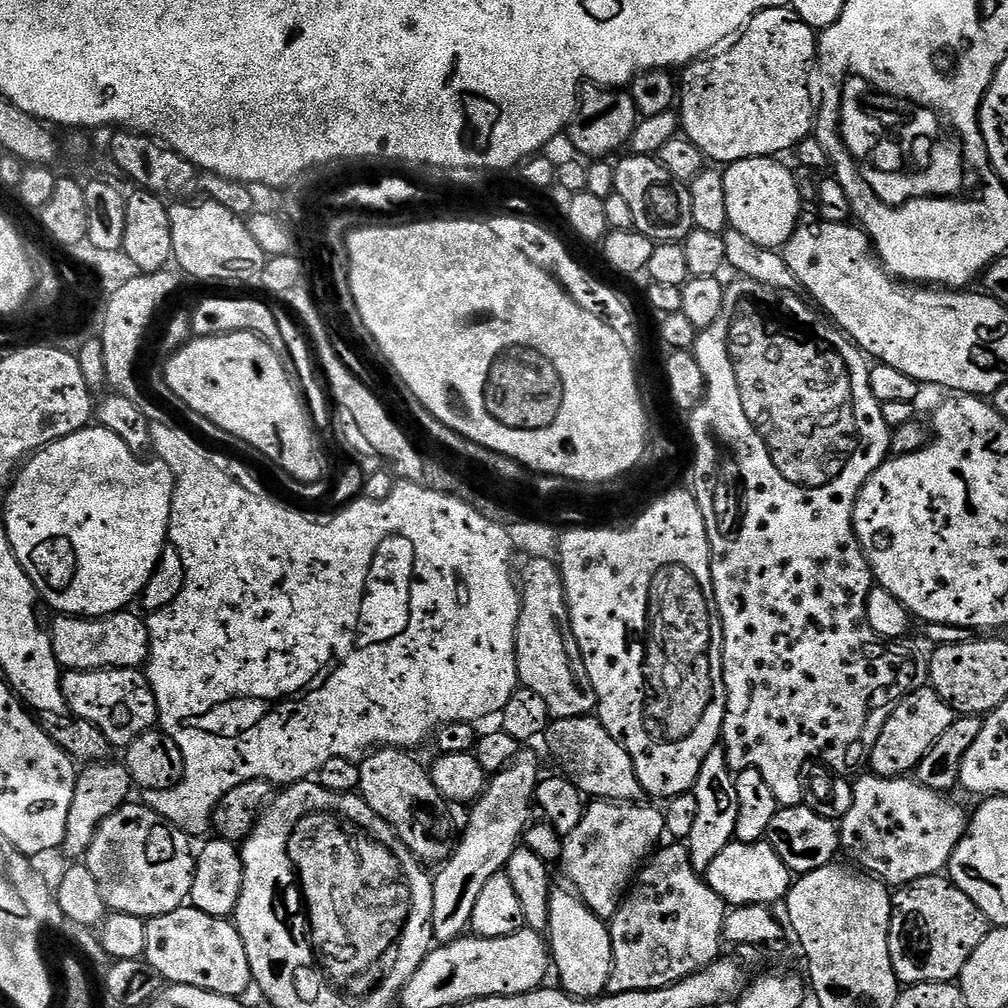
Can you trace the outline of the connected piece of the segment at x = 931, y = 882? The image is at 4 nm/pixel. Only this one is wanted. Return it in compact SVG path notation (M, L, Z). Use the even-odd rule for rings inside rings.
M943 875L927 876L895 889L889 938L890 962L901 985L946 984L955 981L962 966L990 931L986 914Z

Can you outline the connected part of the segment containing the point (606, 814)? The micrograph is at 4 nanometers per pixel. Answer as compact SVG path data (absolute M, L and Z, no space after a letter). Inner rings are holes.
M593 799L584 809L582 822L578 822L576 829L563 837L561 843L564 845L560 848L560 864L565 878L573 884L575 895L605 922L616 915L642 865L657 851L659 840L666 836L663 811L642 805Z

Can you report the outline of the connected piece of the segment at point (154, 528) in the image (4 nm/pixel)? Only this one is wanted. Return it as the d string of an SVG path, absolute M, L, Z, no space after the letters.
M89 426L70 434L66 438L54 441L45 448L40 449L35 456L31 457L16 473L7 489L8 501L4 504L4 516L2 522L8 531L10 546L16 551L18 562L26 570L26 574L34 582L36 591L40 593L43 603L49 609L57 608L57 613L66 616L79 616L81 618L99 618L101 616L113 616L115 612L123 612L129 607L132 599L139 597L144 591L146 582L154 574L158 566L160 556L169 543L168 523L172 517L172 492L176 488L174 478L170 474L170 466L166 466L158 459L149 459L147 464L144 458L130 450L118 434L99 426Z

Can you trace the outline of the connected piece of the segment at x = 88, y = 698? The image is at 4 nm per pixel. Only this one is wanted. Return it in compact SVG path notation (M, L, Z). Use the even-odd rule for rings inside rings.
M103 668L97 672L65 671L62 690L71 715L77 720L98 726L98 730L102 730L102 734L106 734L106 738L110 738L117 749L127 749L130 742L157 727L156 699L143 671L135 668Z

